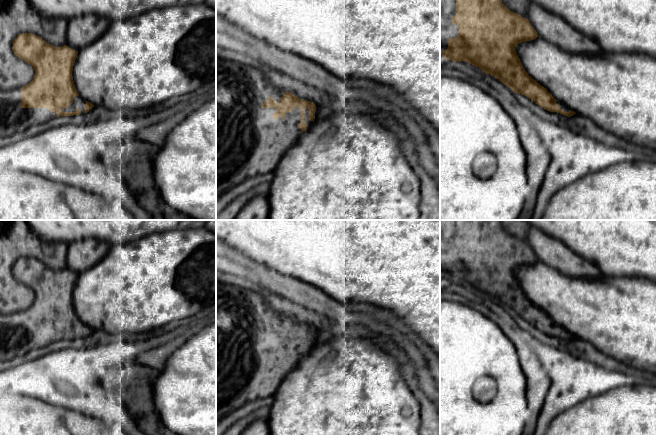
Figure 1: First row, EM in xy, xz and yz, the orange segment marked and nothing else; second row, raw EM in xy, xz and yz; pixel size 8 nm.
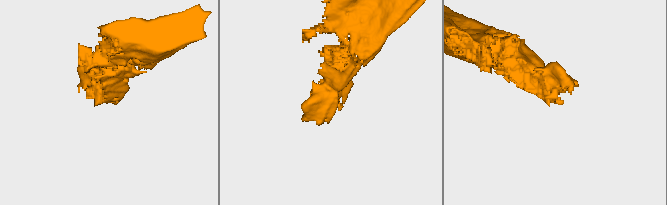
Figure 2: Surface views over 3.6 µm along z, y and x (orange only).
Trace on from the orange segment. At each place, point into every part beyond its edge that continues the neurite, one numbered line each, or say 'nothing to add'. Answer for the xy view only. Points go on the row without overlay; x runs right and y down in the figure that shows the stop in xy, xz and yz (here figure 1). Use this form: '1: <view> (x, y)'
1: xy (14, 343)

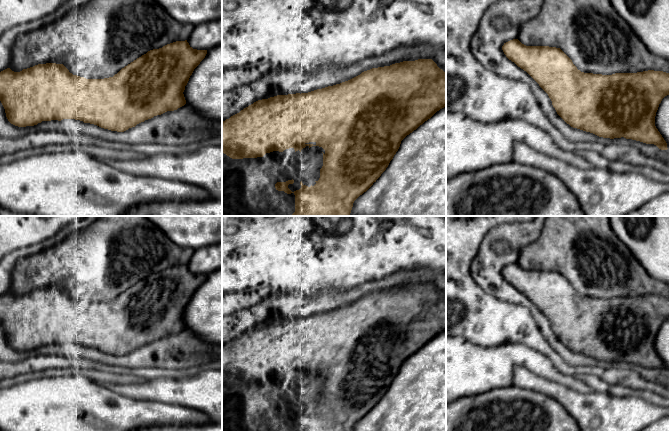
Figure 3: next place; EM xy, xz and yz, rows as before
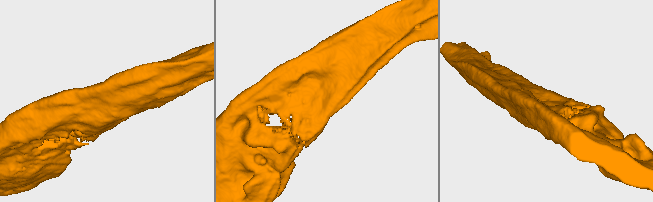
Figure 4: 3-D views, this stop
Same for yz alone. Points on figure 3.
nothing to add

